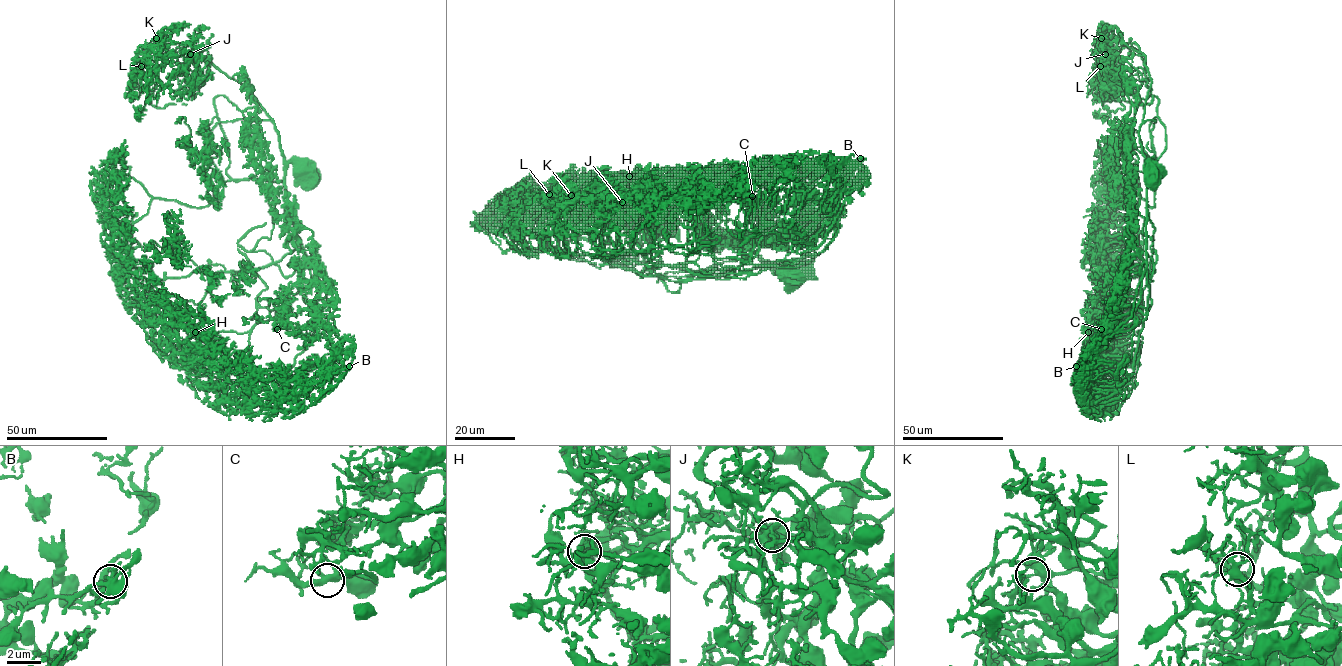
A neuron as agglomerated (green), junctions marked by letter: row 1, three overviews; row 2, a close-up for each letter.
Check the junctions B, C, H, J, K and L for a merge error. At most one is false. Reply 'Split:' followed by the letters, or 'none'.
Split: none

